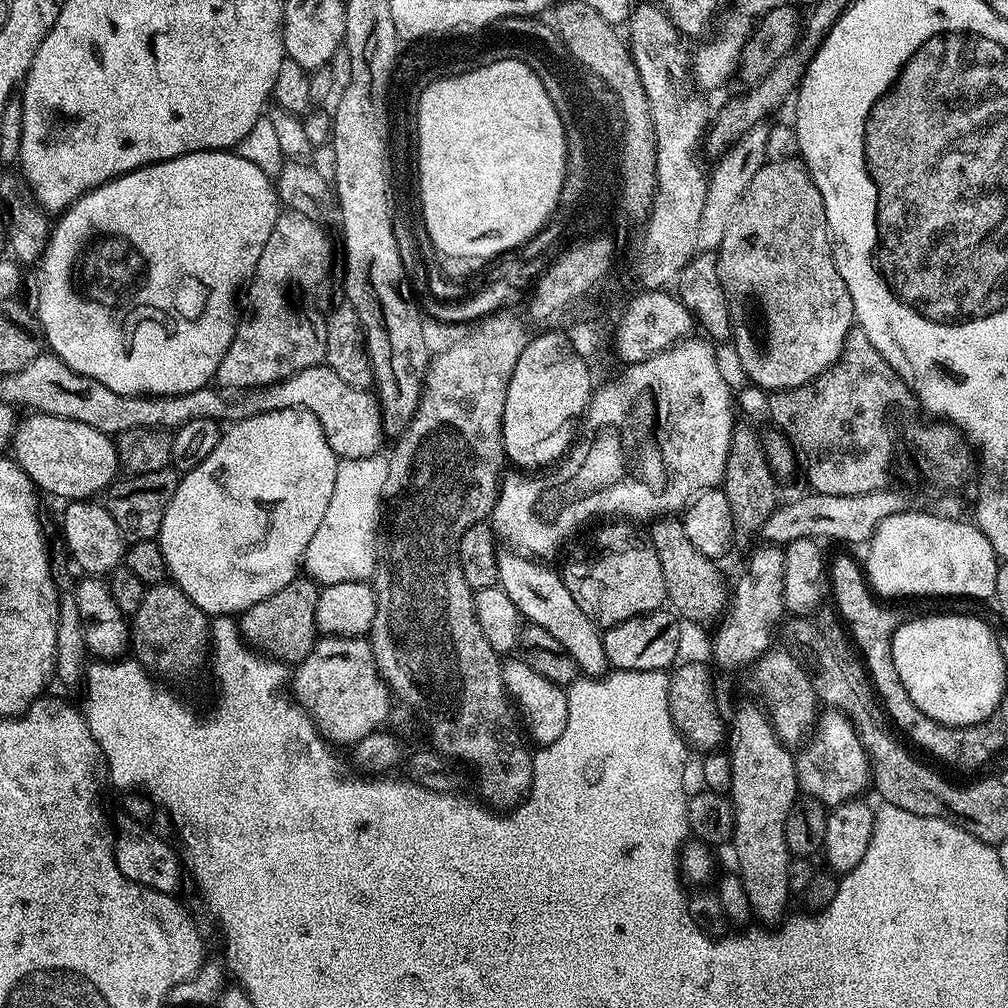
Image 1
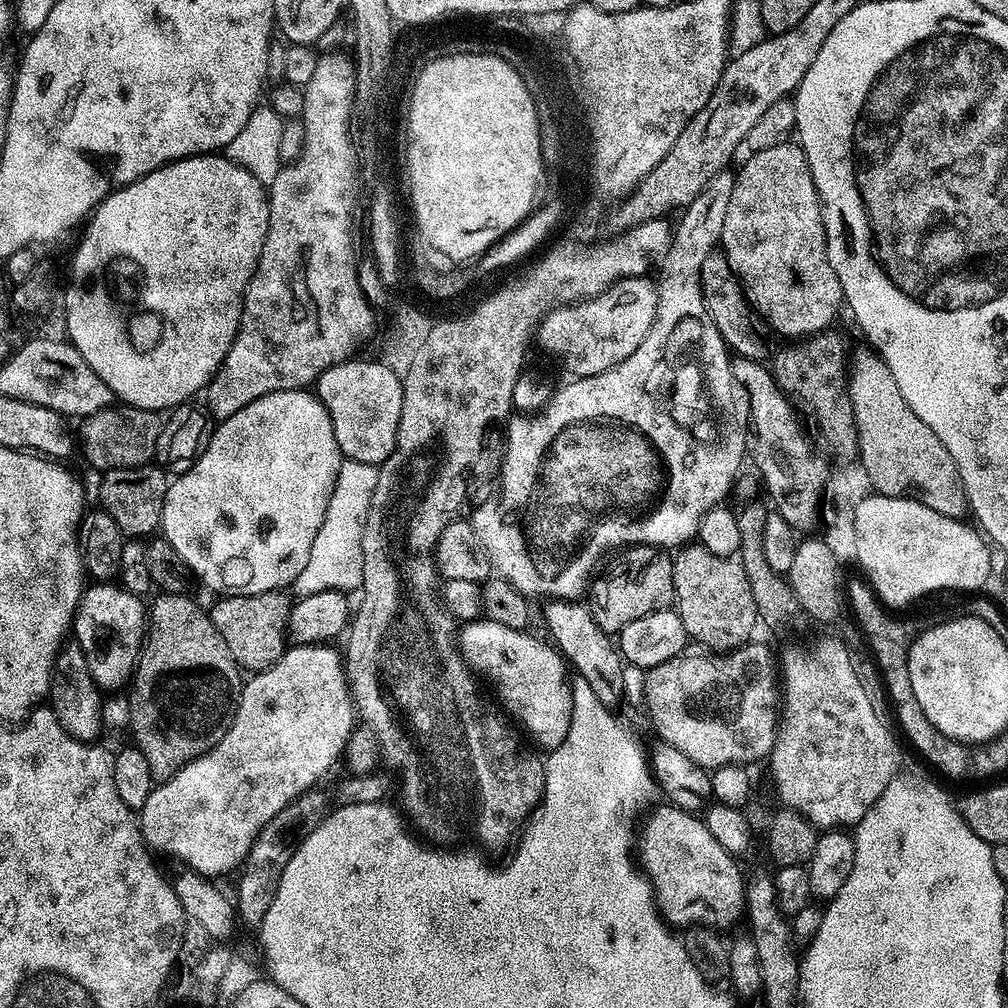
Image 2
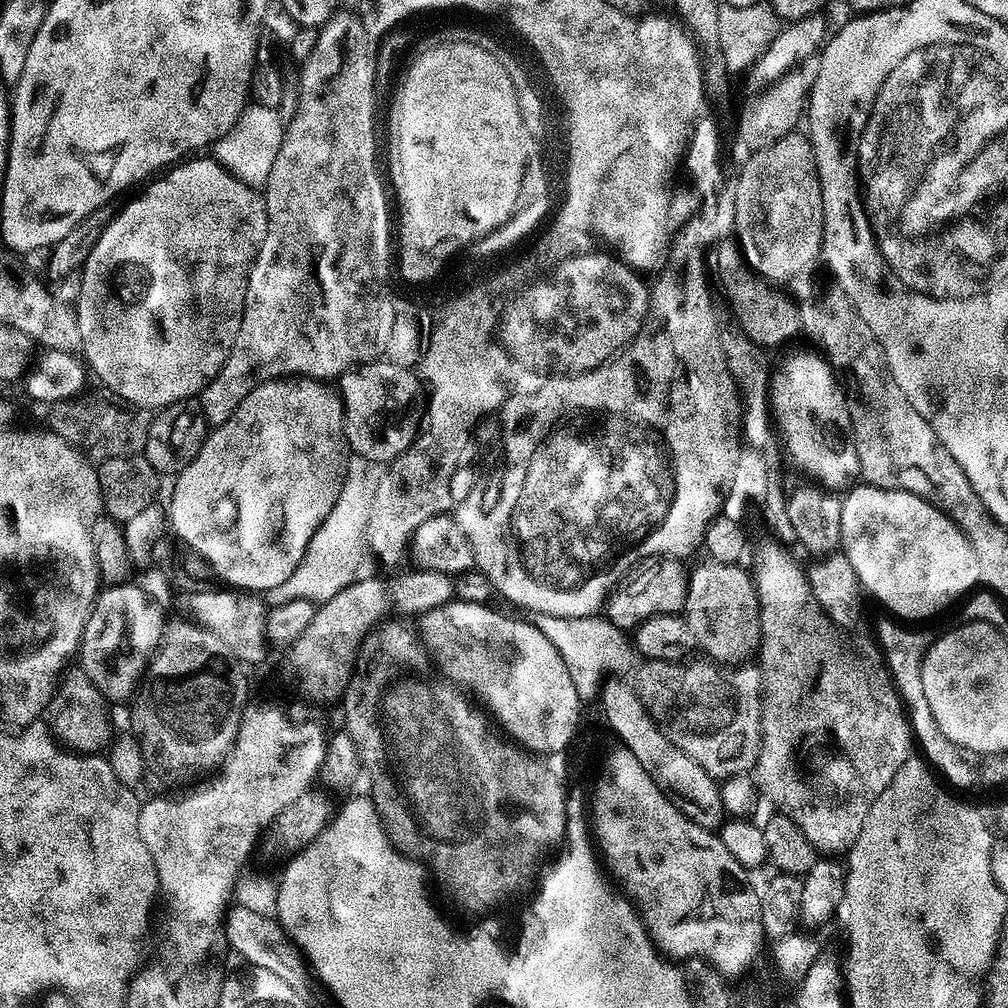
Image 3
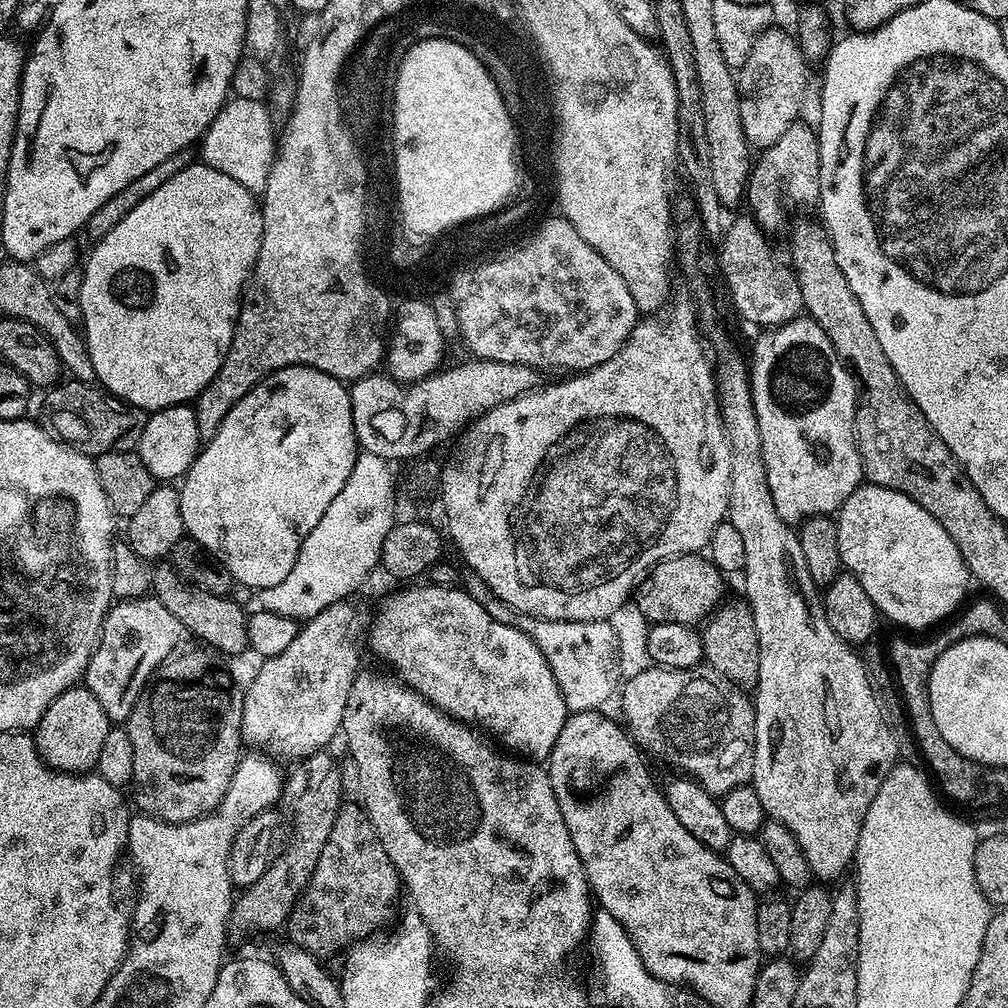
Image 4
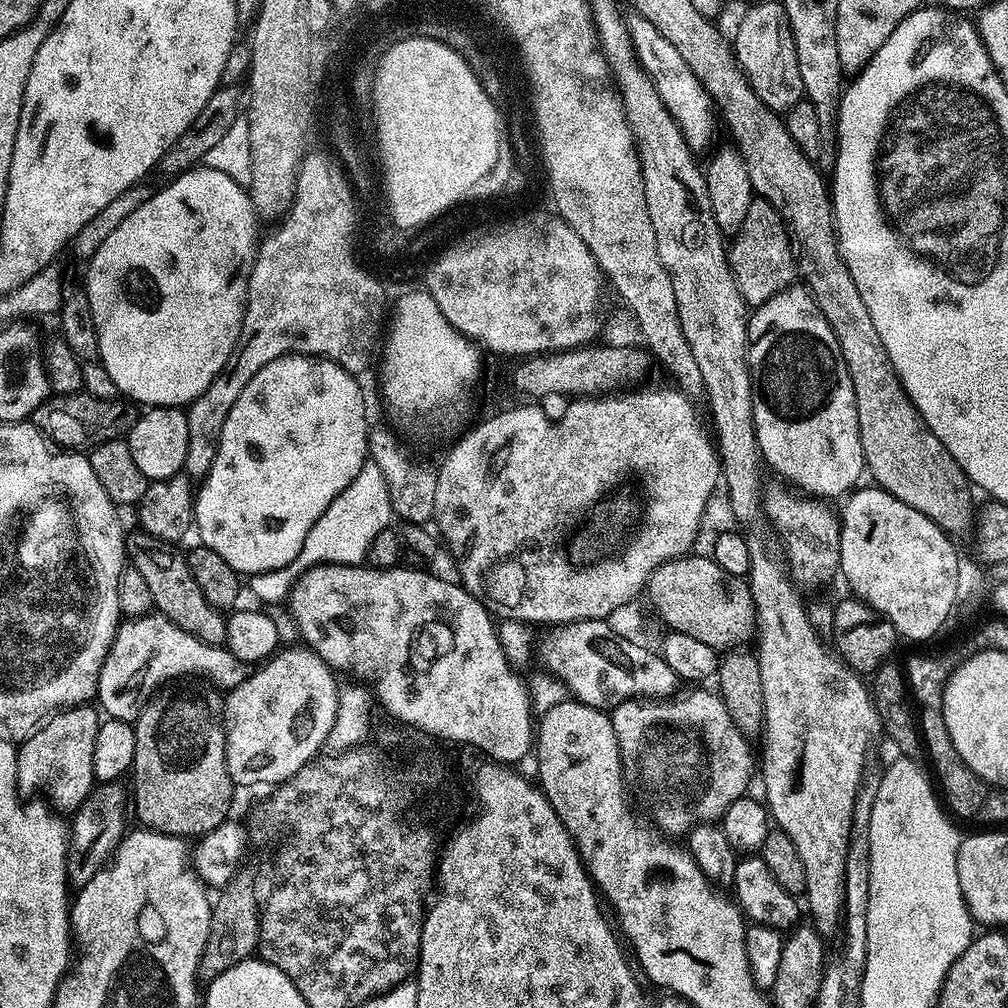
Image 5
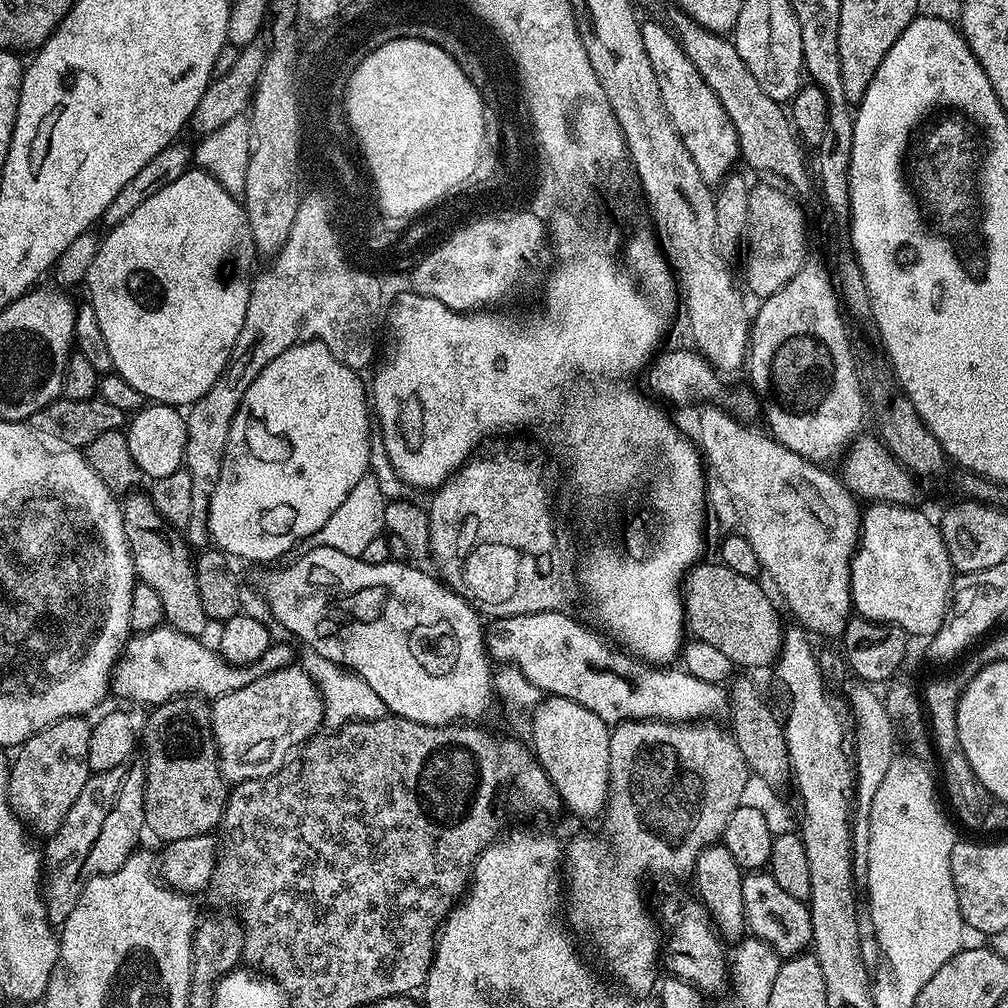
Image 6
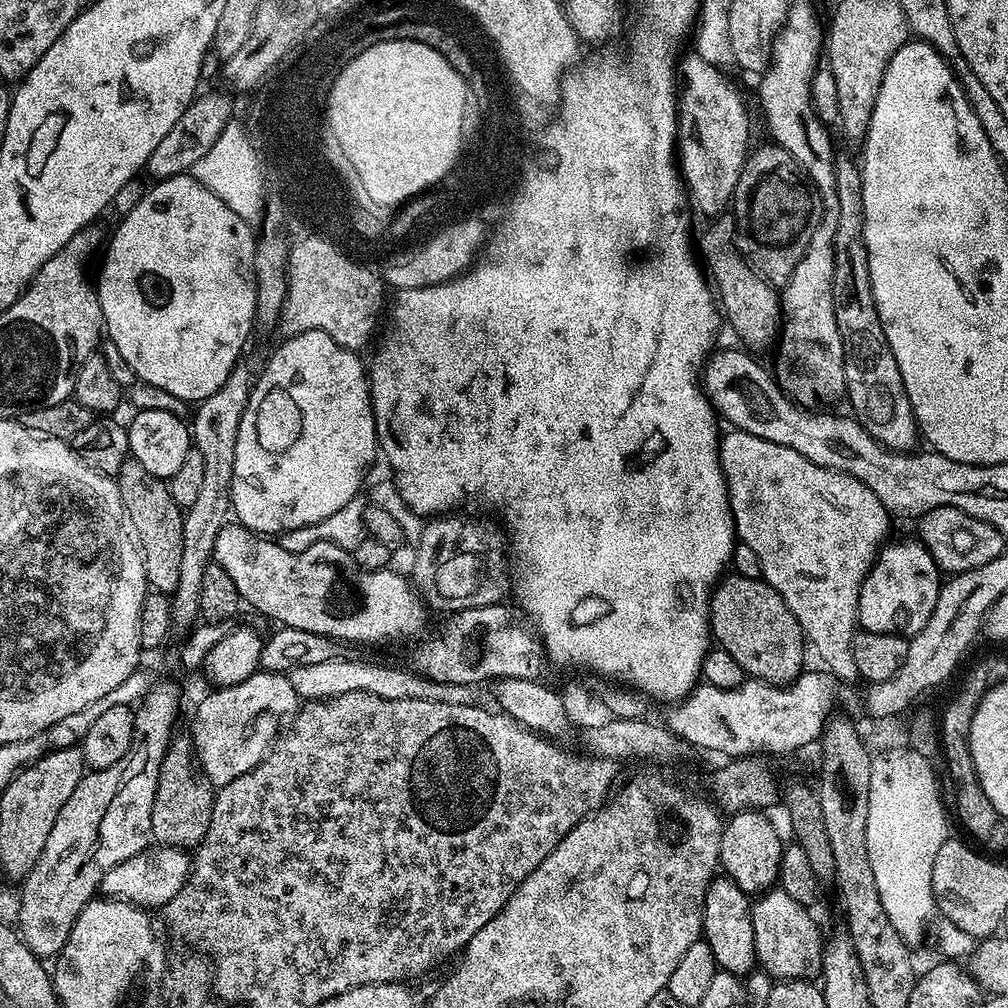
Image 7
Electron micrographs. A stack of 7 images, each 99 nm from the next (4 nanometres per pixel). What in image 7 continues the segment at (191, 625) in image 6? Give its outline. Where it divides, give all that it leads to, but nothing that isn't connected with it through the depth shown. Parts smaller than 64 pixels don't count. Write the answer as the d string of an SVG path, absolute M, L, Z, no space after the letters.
M130 458L122 462L114 479L118 494L122 494L122 506L126 506L130 522L134 522L149 585L155 591L171 594L178 586L178 565L182 562L184 512L174 502L174 498L170 498L167 483L150 474L150 470L143 468L137 460Z

